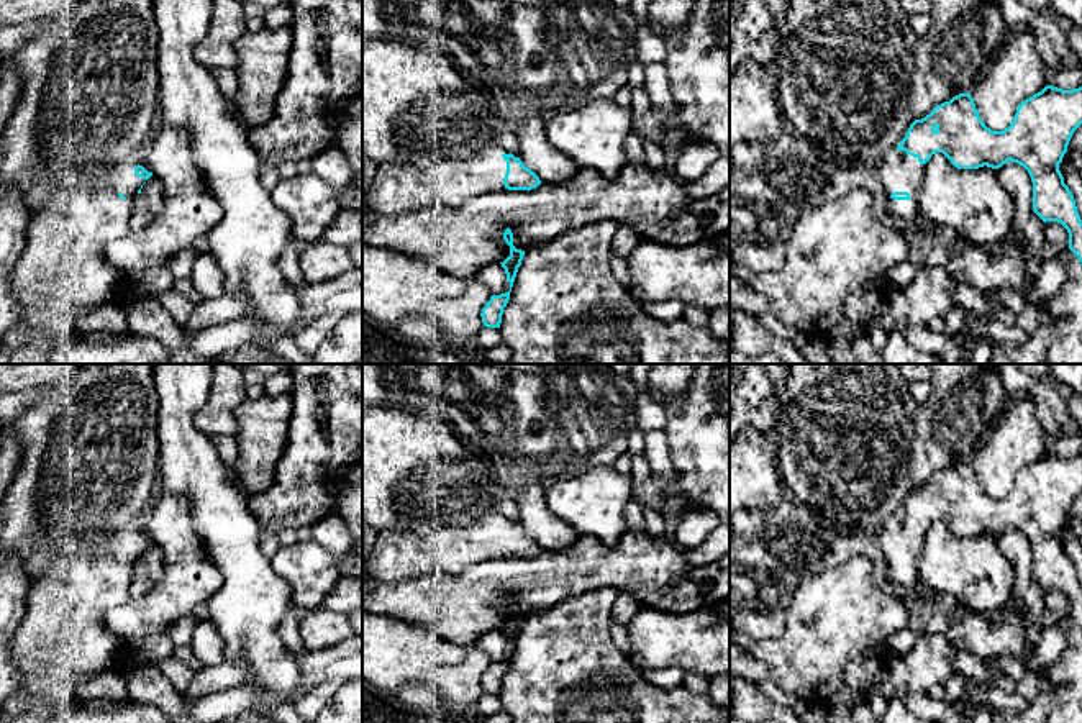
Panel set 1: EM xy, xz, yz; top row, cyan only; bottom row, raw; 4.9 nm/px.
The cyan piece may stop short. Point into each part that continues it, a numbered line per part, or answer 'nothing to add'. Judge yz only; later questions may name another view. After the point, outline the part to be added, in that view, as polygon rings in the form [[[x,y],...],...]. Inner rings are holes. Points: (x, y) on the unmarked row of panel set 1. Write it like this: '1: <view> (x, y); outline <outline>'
1: yz (899, 540); outline [[[893,515],[879,534],[877,543],[887,562],[890,582],[910,592],[908,597],[897,597],[897,600],[907,608],[910,616],[907,631],[916,636],[925,634],[926,621],[933,616],[933,603],[920,597],[923,582],[916,566],[925,538],[926,531],[920,531],[918,525]]]

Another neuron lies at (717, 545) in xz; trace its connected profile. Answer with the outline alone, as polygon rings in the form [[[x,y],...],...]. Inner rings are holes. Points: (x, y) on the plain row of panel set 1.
[[[720,521],[708,538],[697,548],[687,551],[690,566],[708,566],[730,554],[730,523]]]

